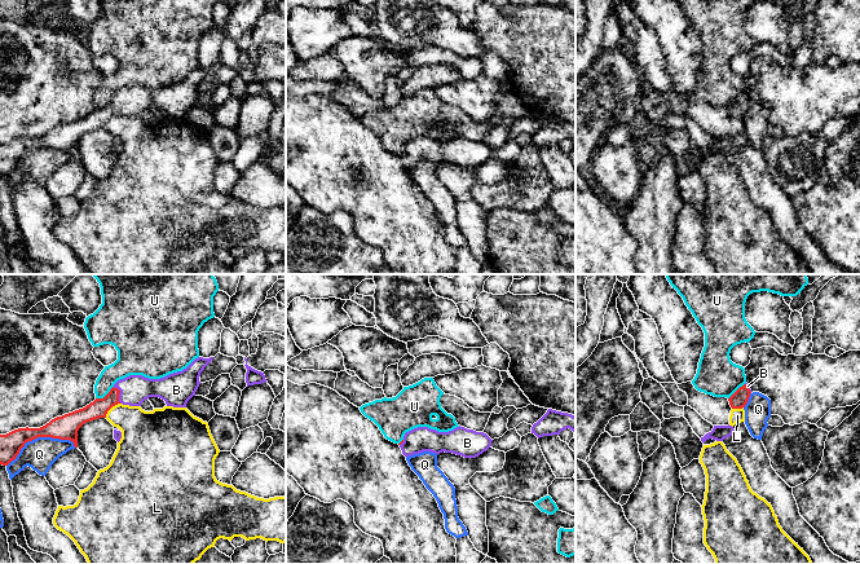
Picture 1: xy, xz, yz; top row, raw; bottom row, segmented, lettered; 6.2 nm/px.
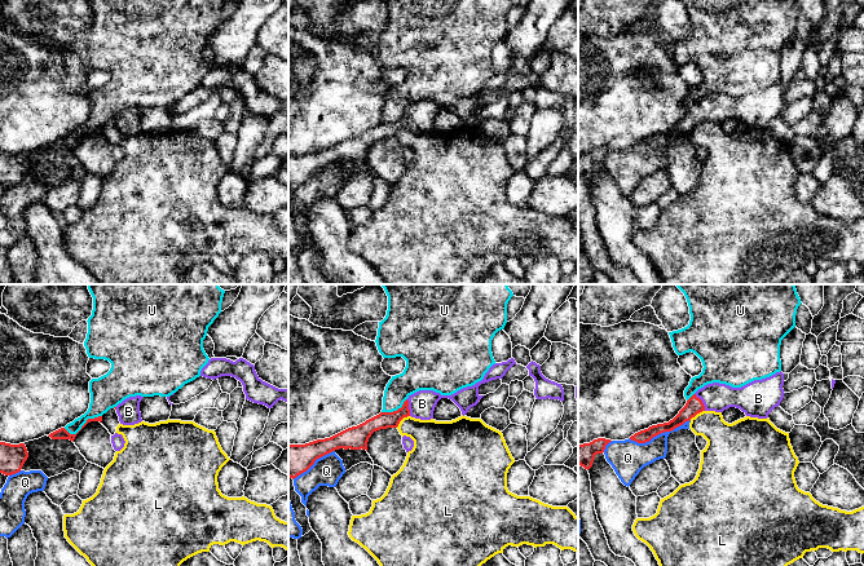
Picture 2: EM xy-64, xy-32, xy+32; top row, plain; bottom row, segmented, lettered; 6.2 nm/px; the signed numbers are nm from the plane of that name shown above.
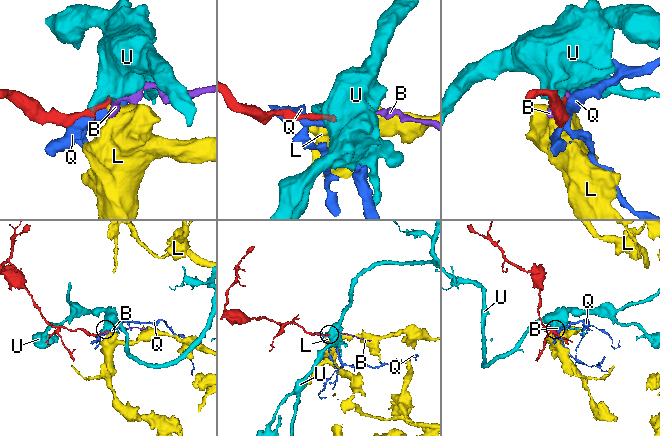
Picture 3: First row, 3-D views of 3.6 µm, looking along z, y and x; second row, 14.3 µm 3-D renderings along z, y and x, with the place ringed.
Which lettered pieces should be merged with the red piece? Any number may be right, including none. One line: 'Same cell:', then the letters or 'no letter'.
Same cell: B

